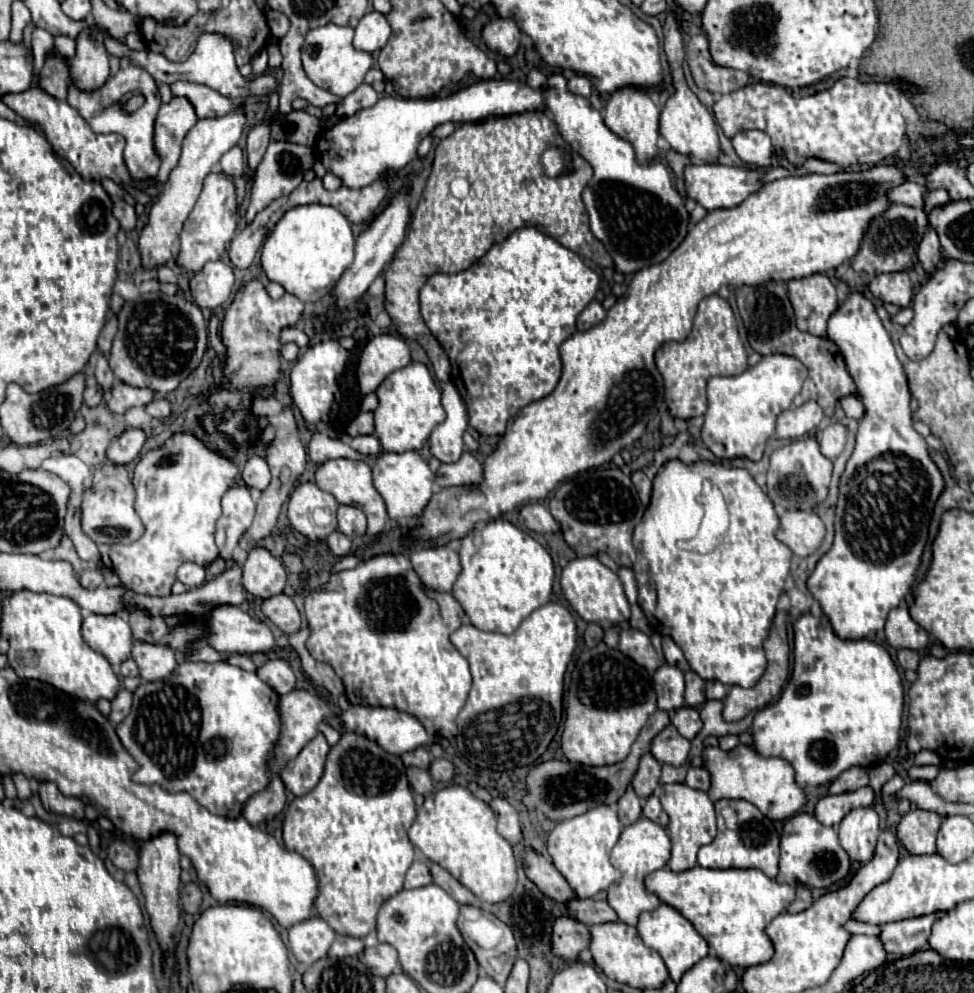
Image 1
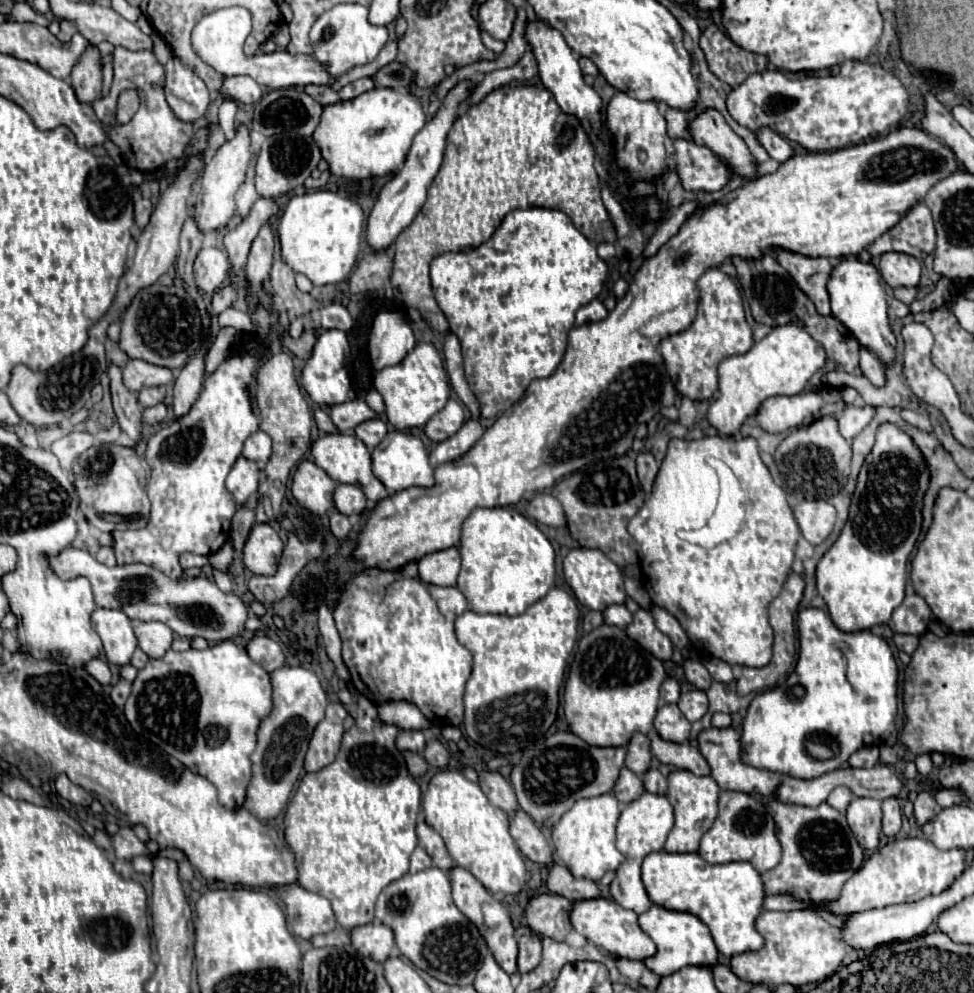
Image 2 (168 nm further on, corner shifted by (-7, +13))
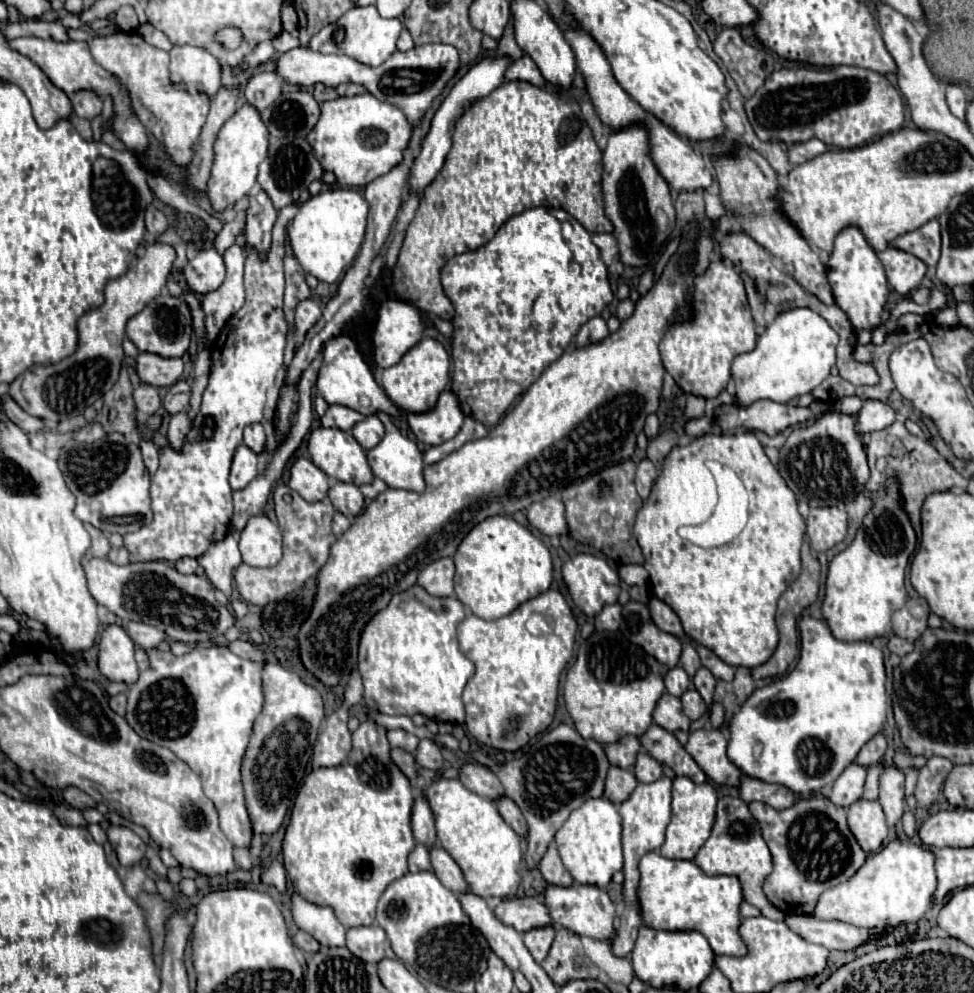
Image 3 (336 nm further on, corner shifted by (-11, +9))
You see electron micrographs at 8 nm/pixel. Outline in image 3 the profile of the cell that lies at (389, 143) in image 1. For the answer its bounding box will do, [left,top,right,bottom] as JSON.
[307,92,413,186]

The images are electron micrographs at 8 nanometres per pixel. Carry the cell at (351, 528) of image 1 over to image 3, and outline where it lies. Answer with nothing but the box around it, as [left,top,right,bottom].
[329,482,365,516]

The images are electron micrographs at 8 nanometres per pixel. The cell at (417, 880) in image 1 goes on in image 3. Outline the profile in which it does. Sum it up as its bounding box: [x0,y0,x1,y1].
[409,844,431,872]

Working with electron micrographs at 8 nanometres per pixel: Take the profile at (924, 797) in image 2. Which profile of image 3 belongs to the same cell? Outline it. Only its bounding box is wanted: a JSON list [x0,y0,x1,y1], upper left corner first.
[915,756,953,808]

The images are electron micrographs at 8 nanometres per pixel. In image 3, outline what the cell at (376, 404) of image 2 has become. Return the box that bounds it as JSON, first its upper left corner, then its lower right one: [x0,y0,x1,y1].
[367,412,425,492]

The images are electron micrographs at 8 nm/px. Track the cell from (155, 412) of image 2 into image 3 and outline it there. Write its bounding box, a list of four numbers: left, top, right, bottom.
[163,380,191,414]

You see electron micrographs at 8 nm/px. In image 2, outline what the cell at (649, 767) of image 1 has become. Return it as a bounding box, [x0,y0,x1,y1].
[625,732,653,776]

